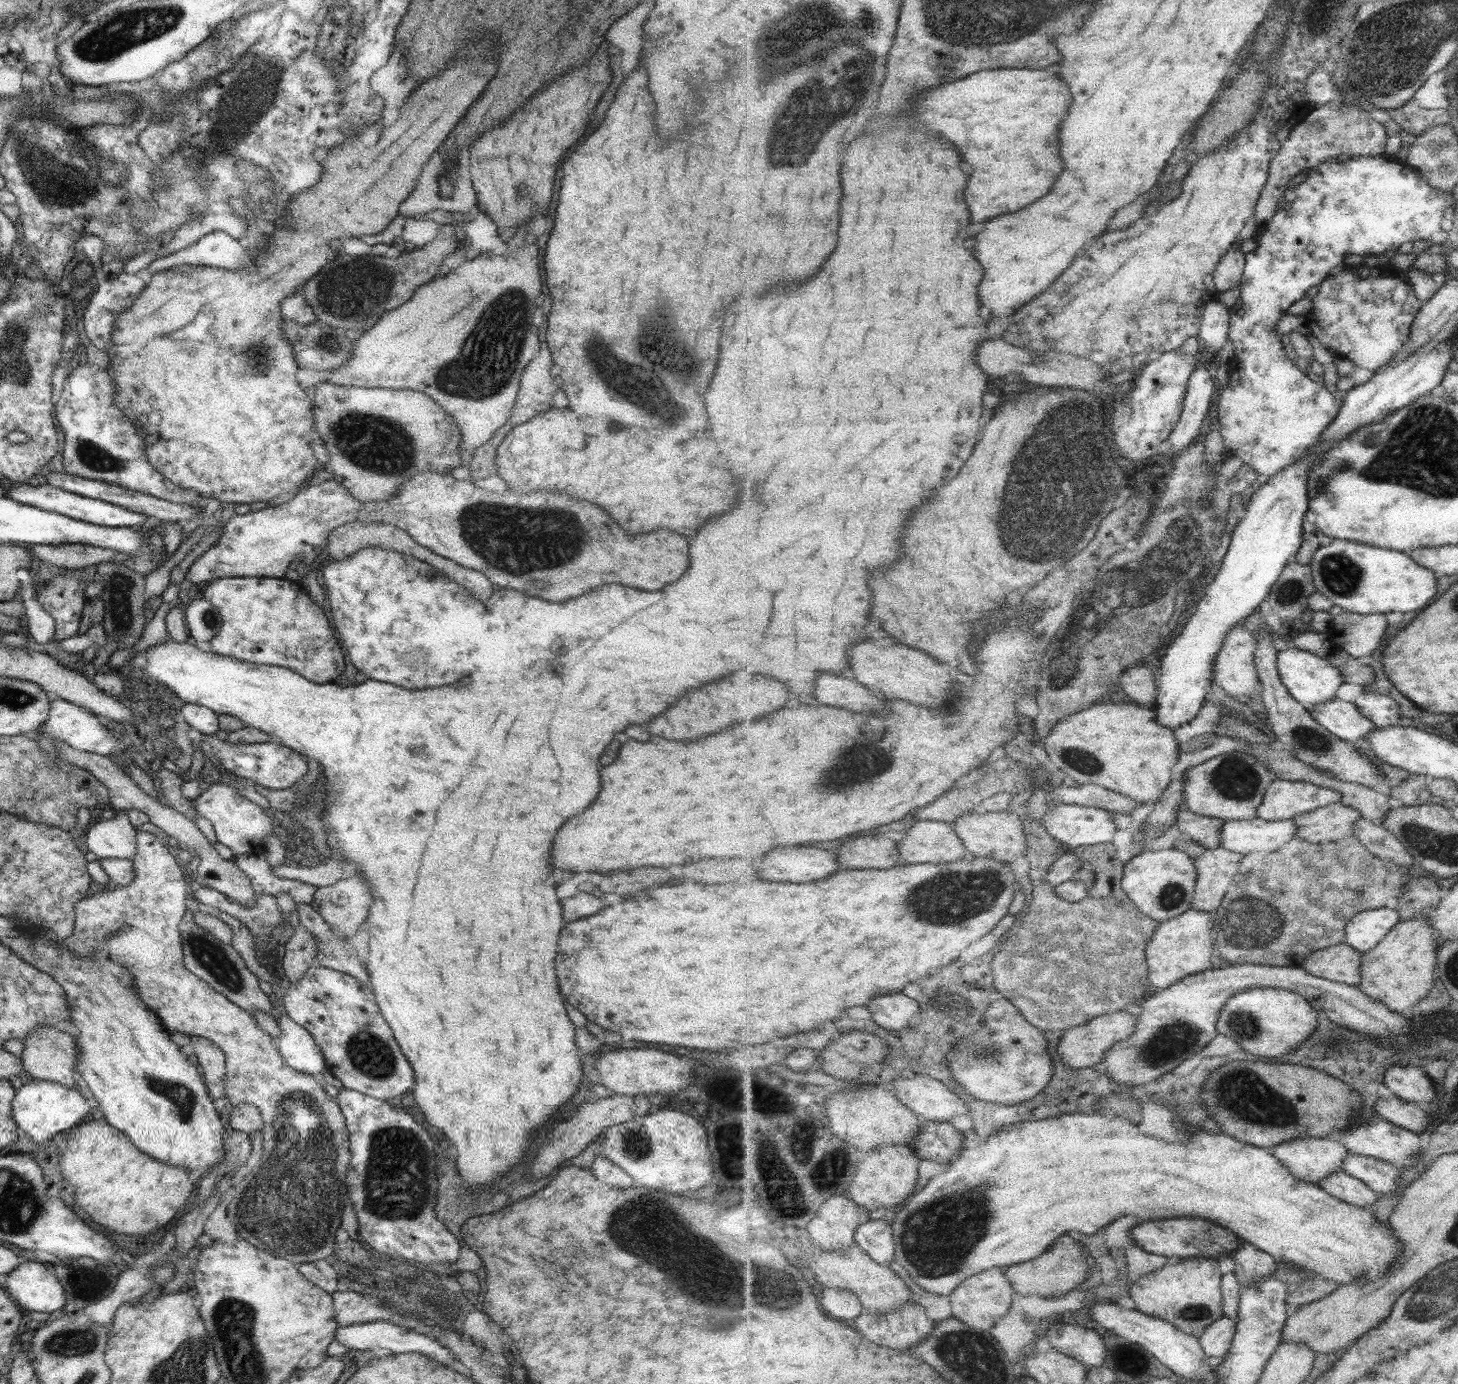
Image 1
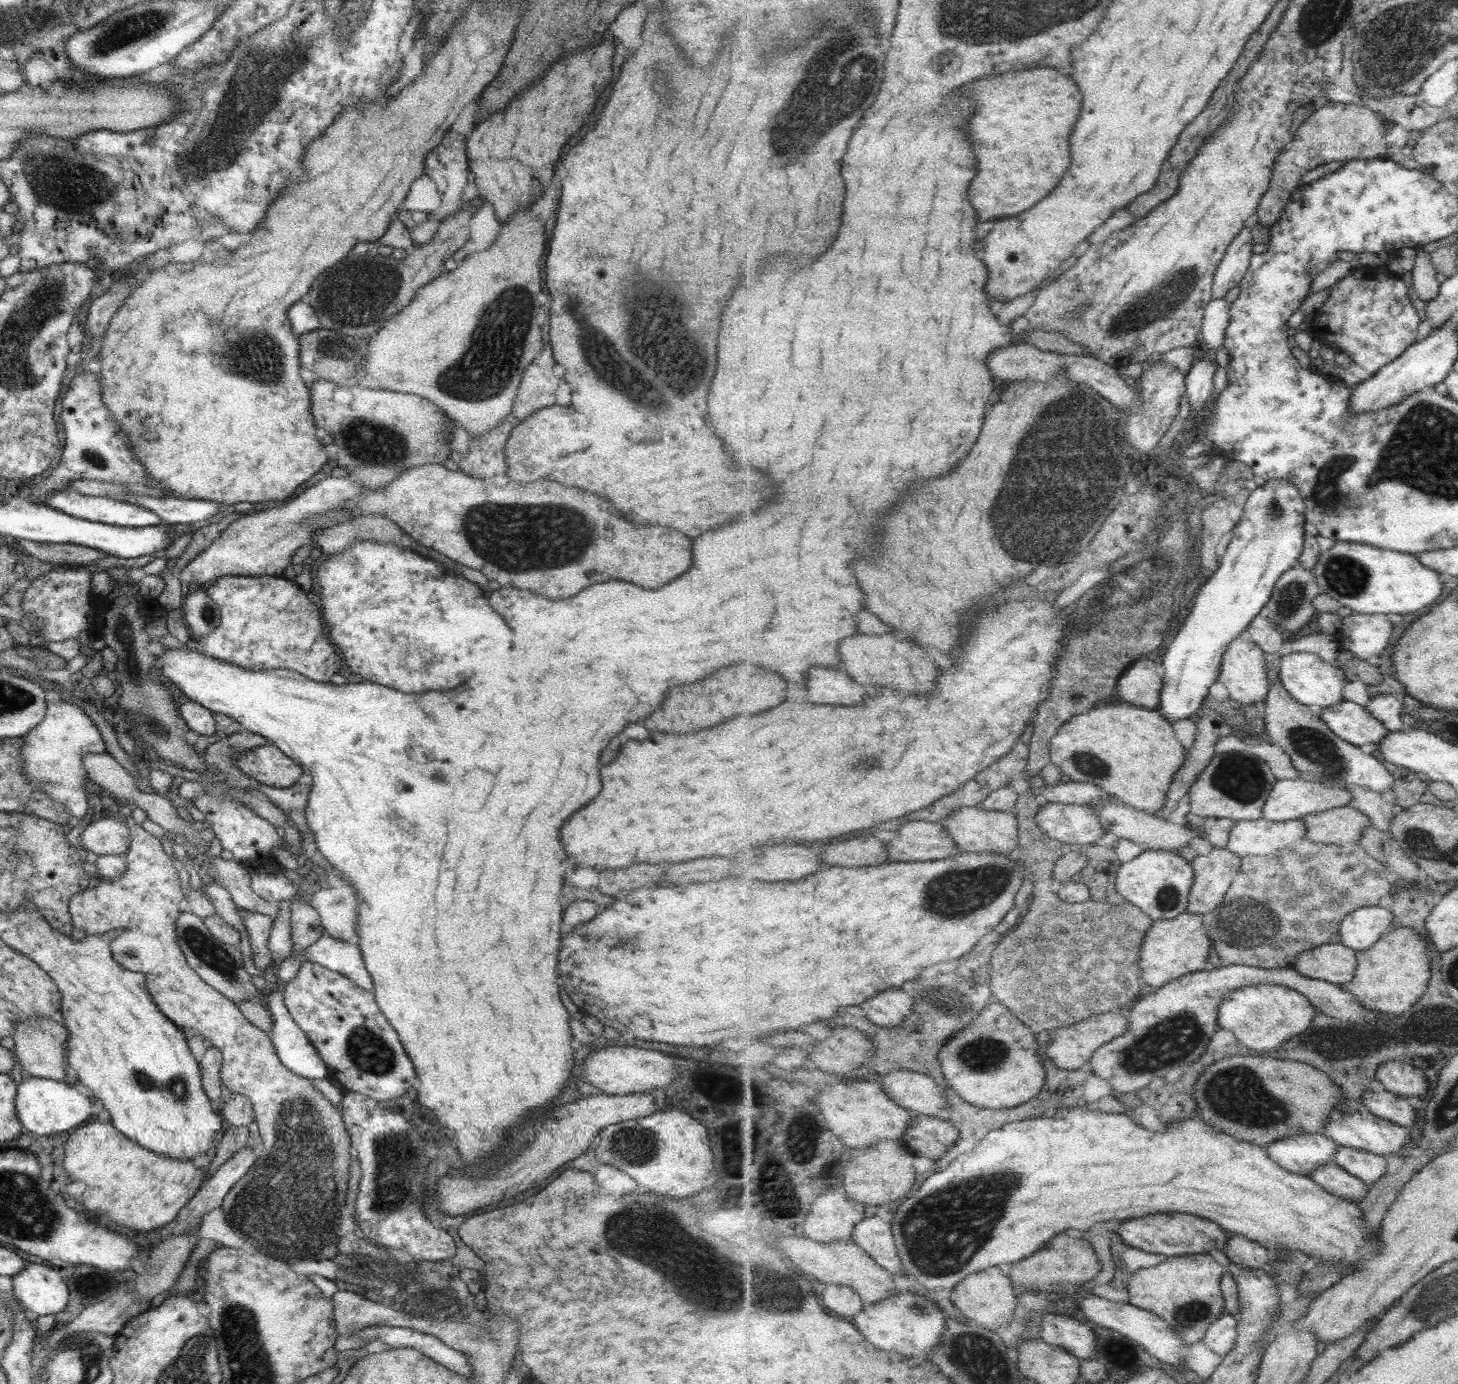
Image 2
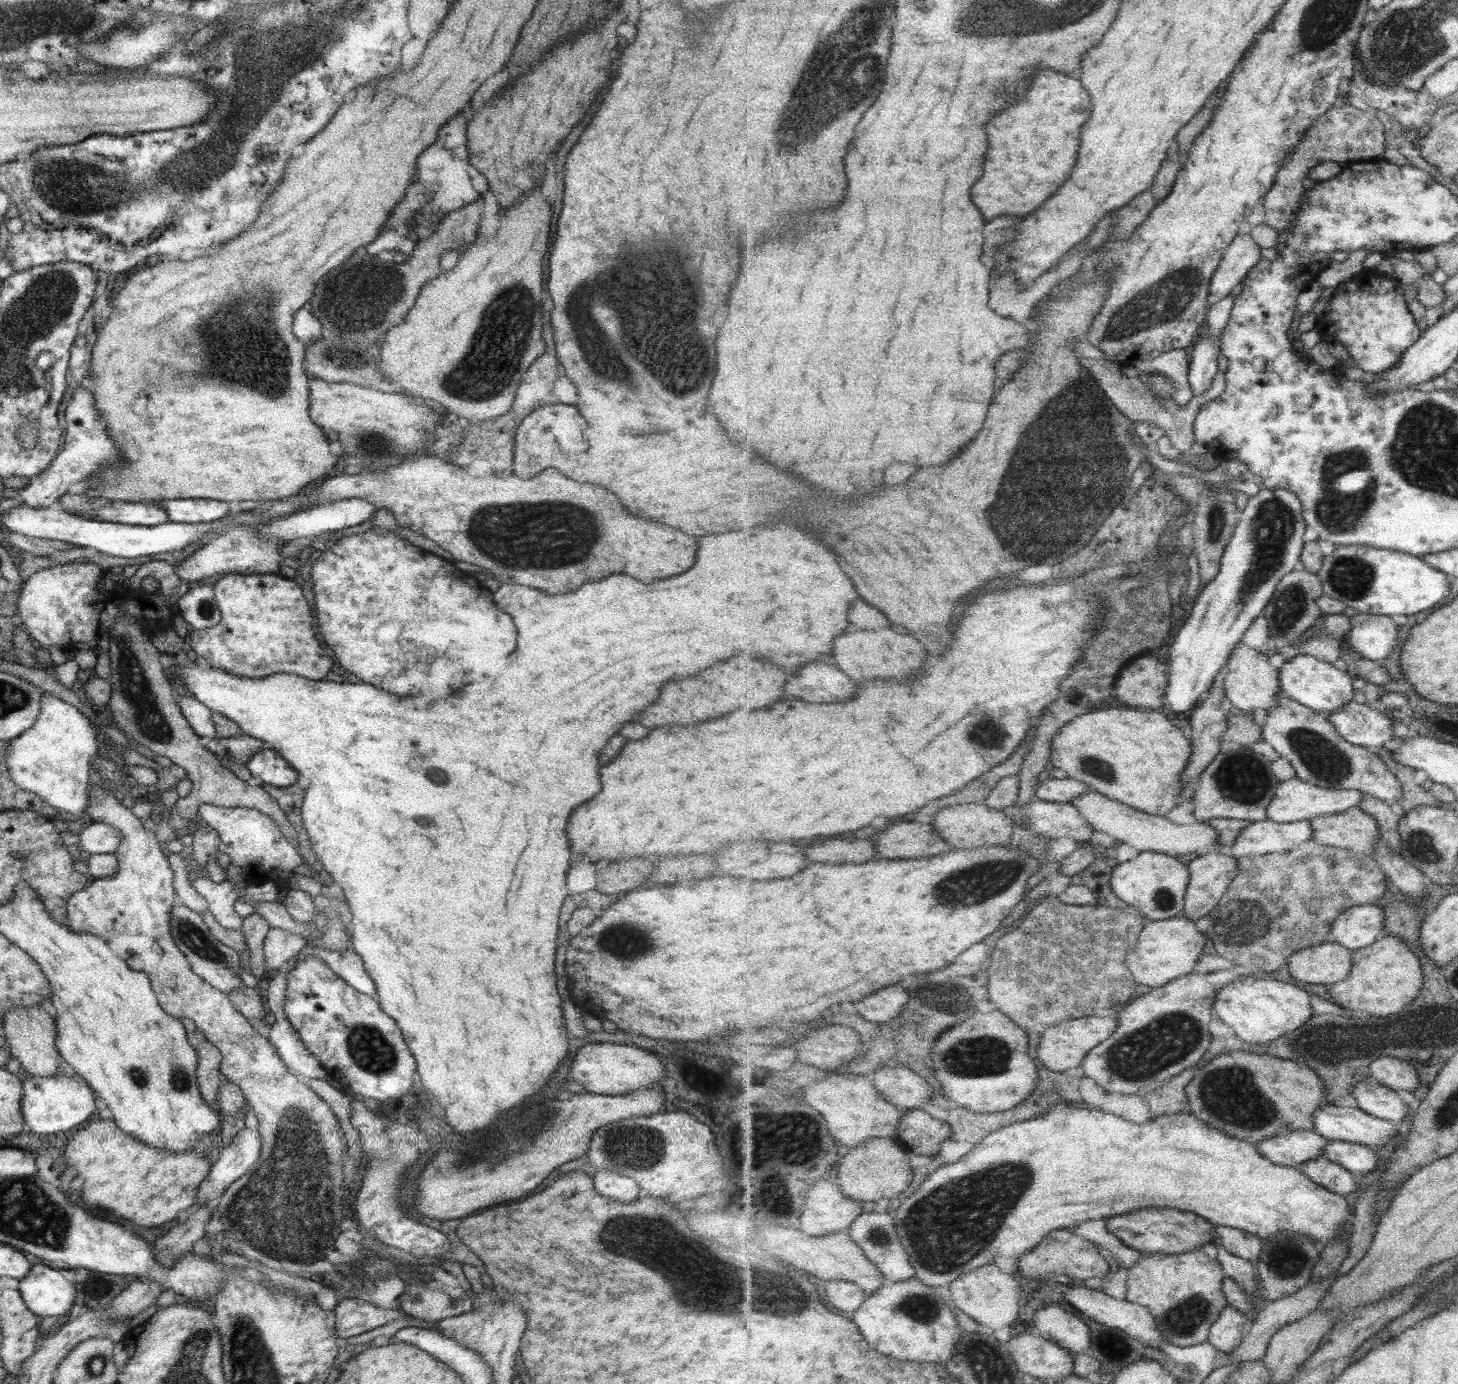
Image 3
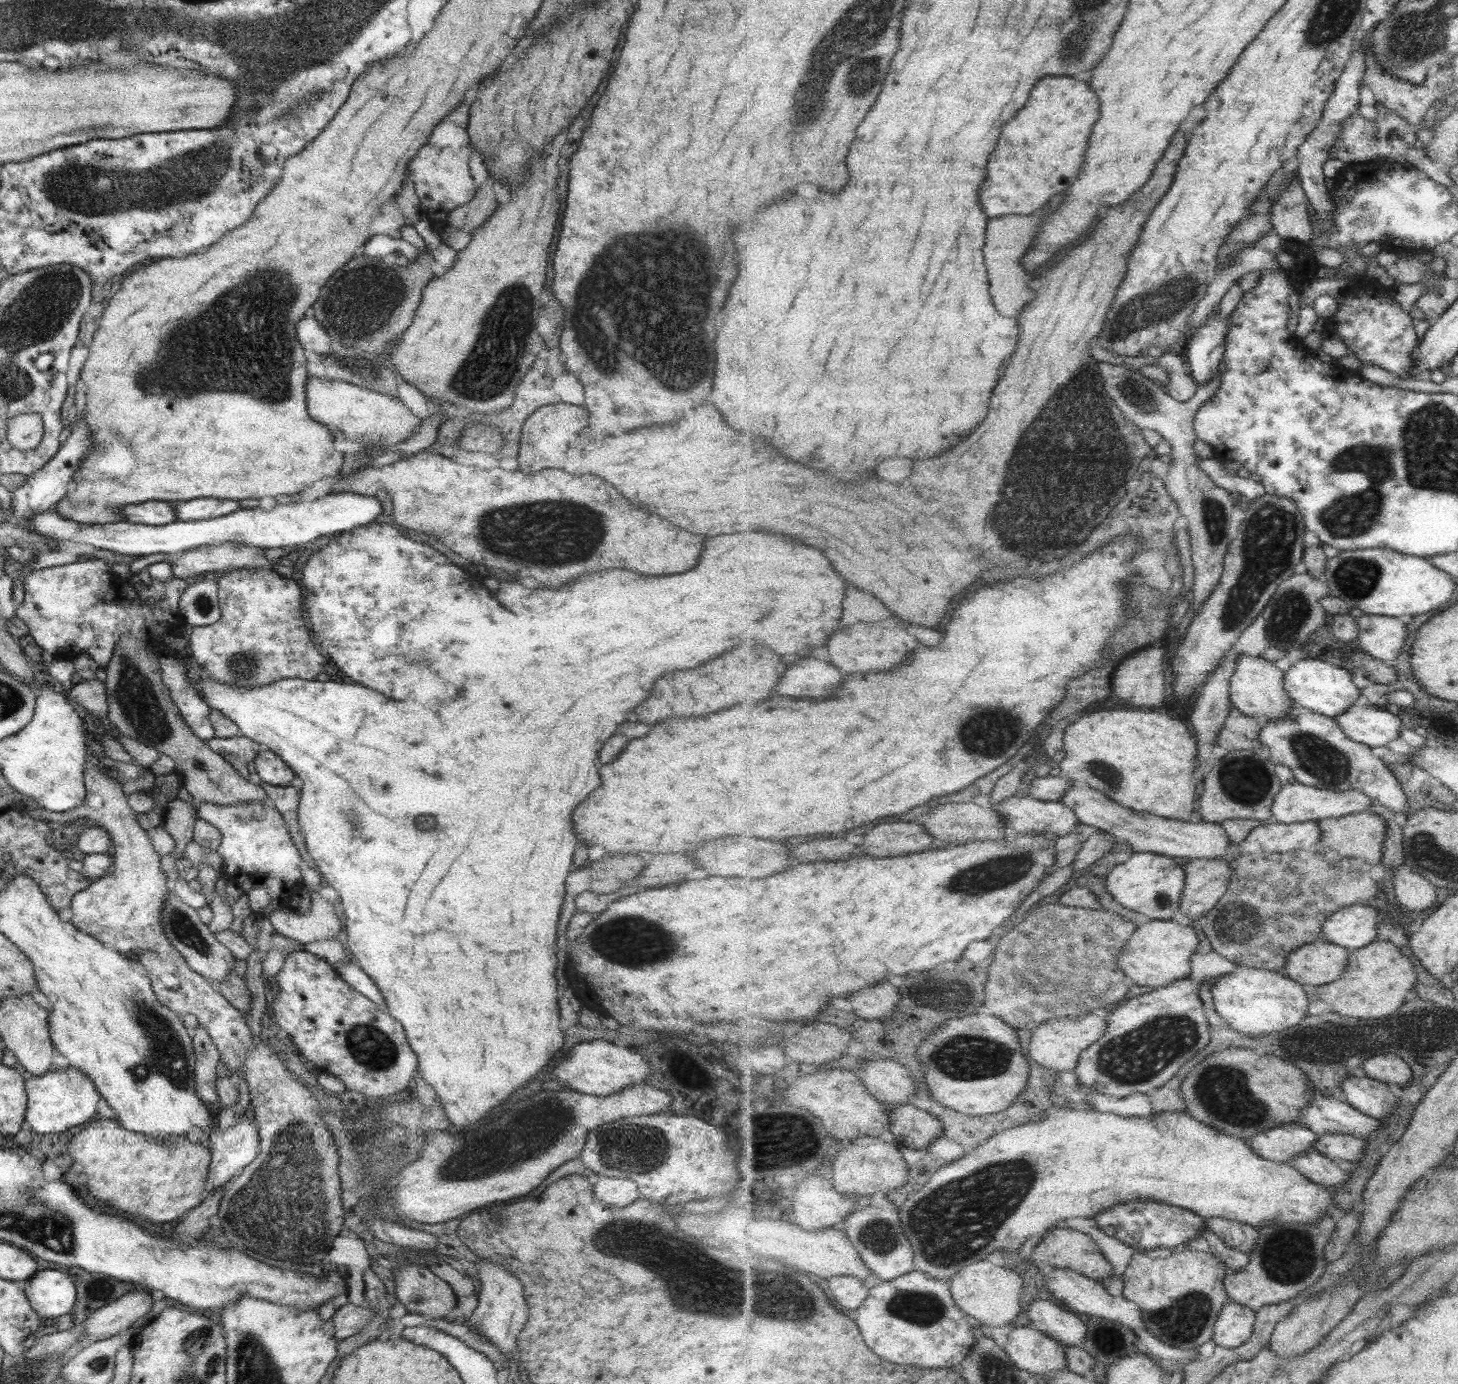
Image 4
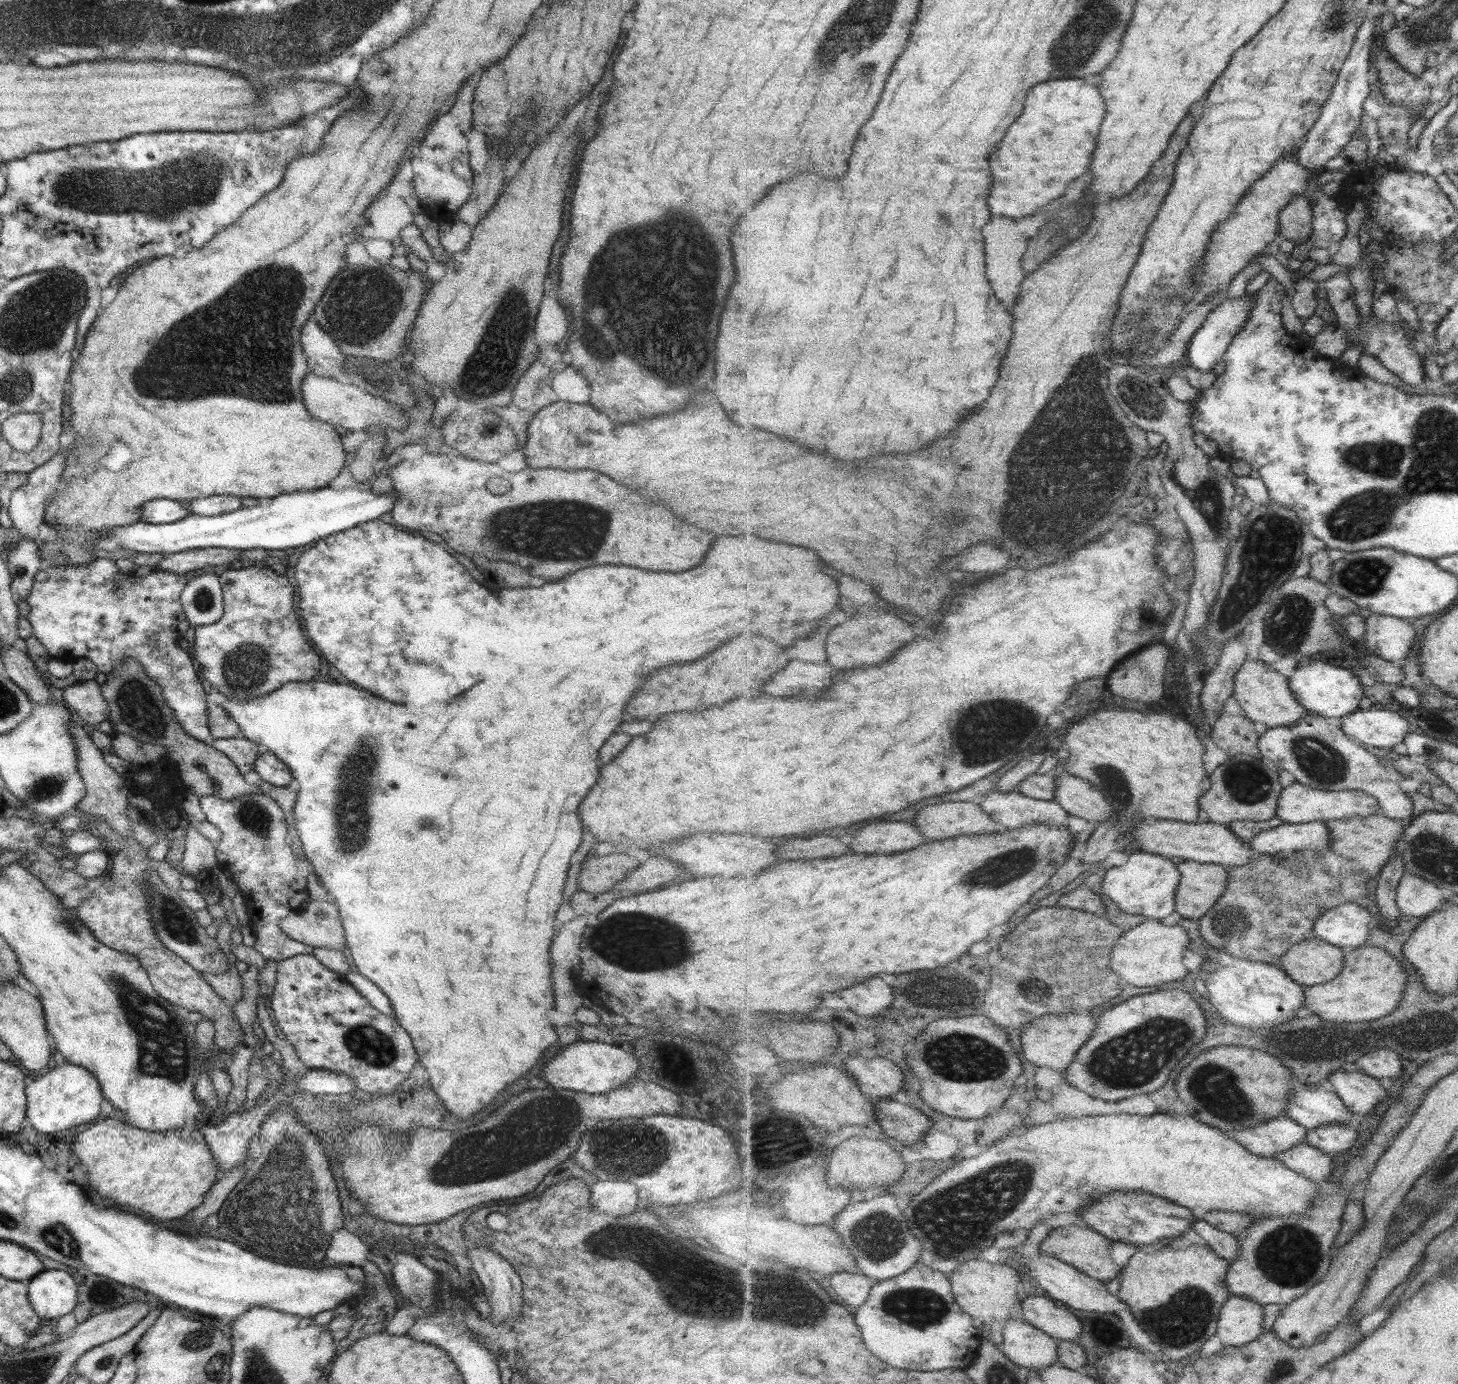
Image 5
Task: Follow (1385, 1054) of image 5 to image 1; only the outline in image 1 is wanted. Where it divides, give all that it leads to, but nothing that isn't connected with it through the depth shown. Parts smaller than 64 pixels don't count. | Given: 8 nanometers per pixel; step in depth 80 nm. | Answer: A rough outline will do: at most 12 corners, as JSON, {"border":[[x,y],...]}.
{"border":[[1395,1065],[1385,1084],[1407,1102],[1436,1102],[1421,1067]]}

